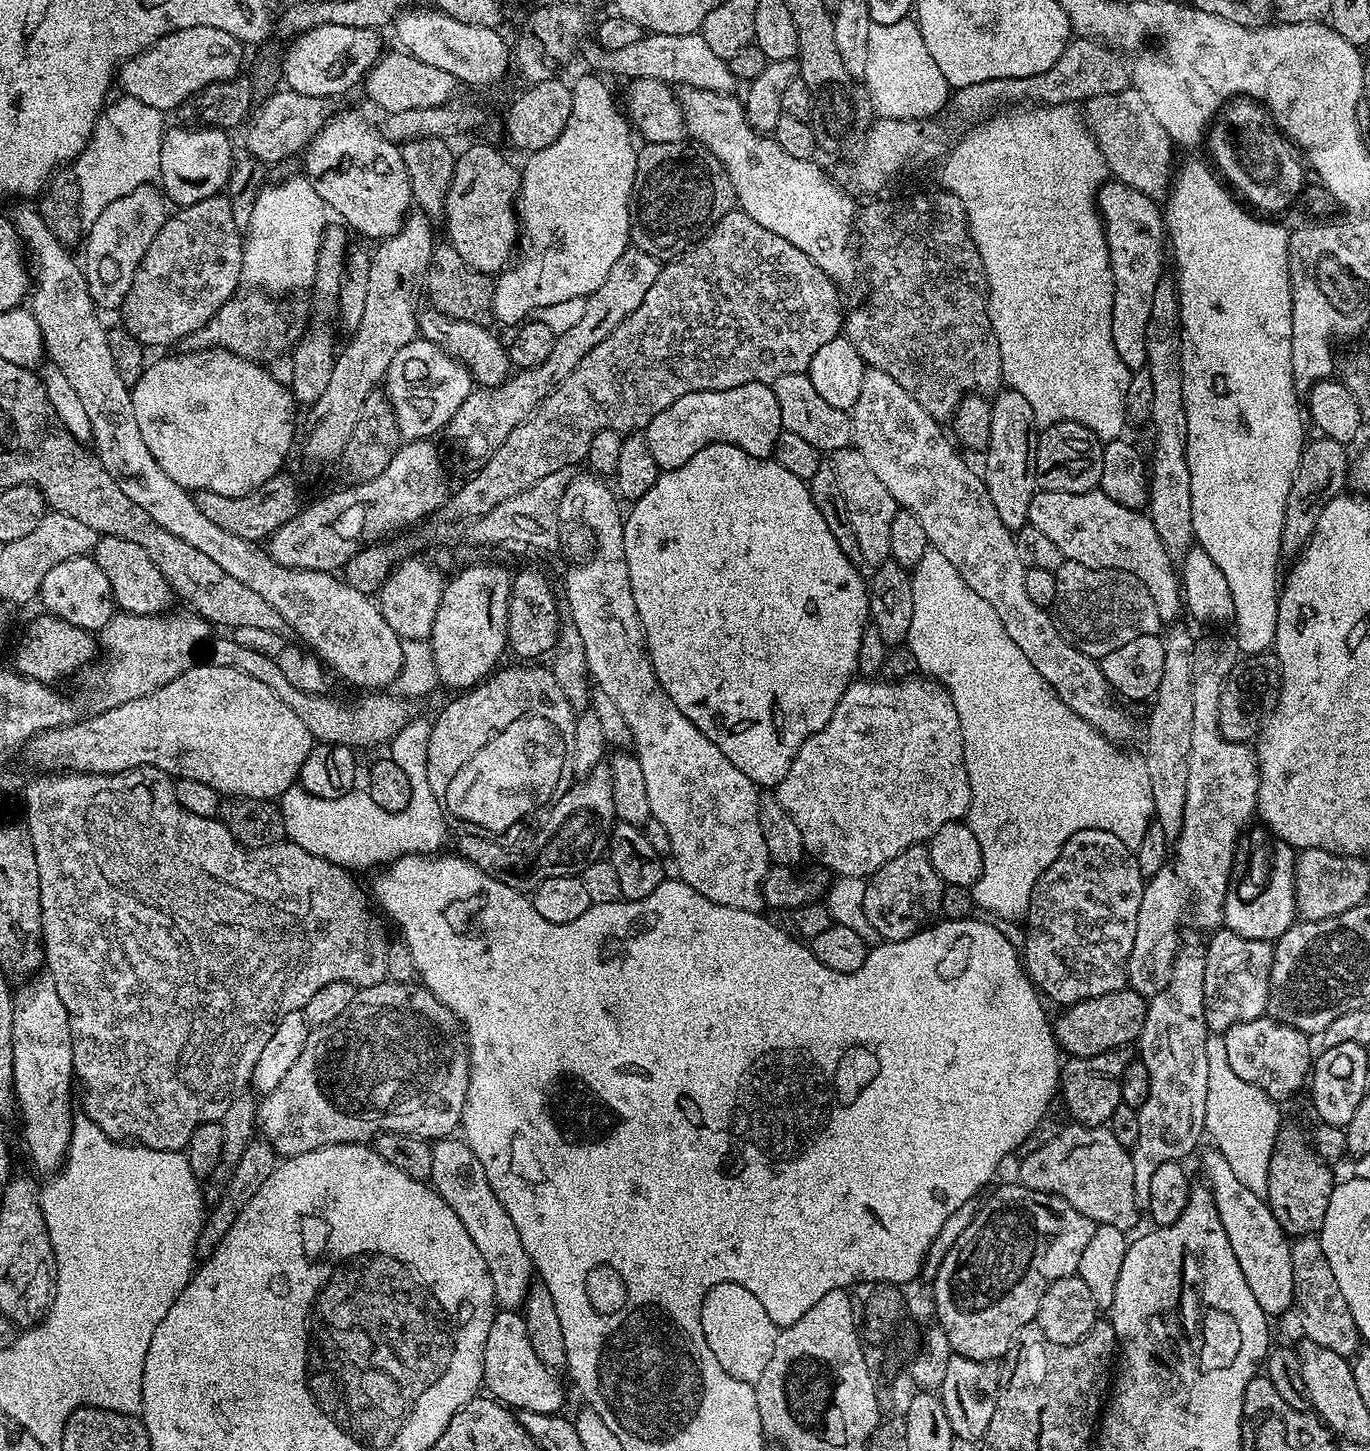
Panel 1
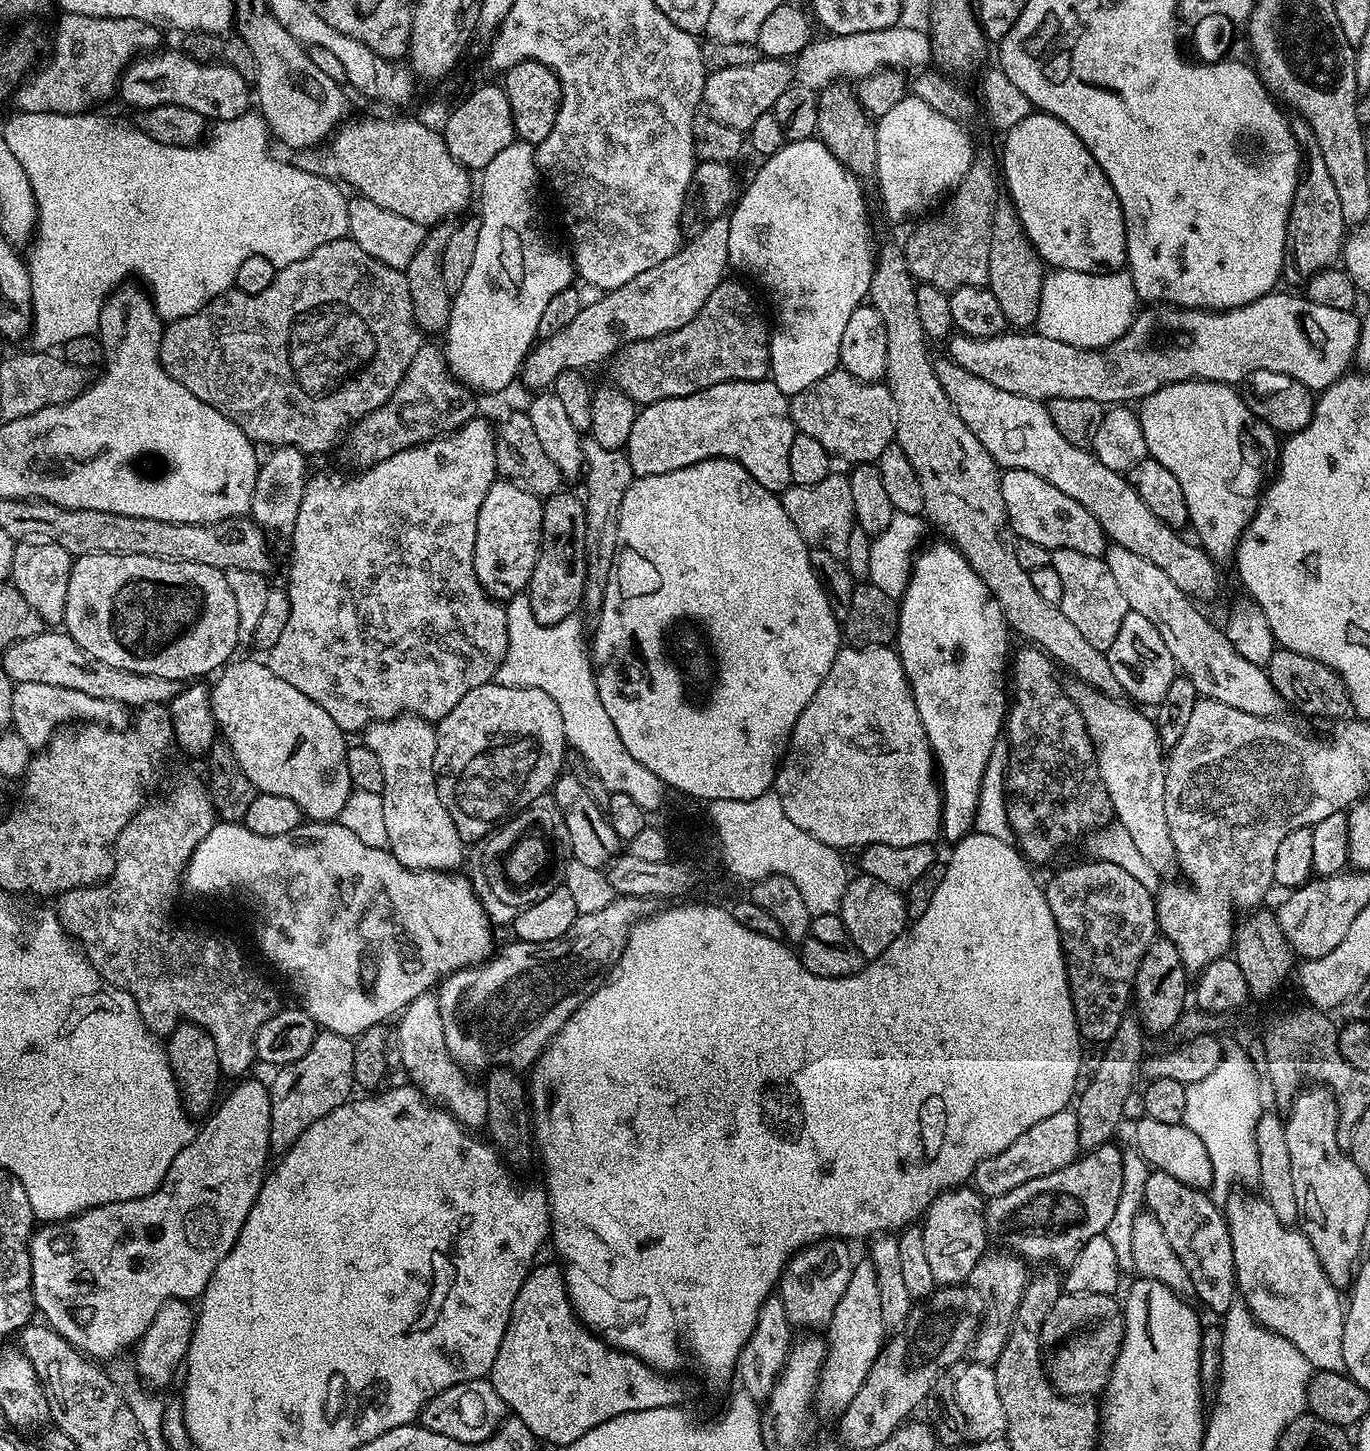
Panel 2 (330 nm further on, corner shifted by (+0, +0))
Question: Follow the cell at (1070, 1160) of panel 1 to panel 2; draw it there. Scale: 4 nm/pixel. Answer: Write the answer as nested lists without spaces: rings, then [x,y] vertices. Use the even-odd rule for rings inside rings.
[[[1065,1110],[1058,1114],[1050,1114],[1050,1118],[1036,1123],[1035,1126],[1030,1126],[1026,1134],[1010,1142],[1010,1146],[1006,1146],[1002,1154],[994,1154],[978,1162],[978,1166],[972,1172],[971,1183],[976,1191],[985,1198],[1006,1194],[1014,1190],[1014,1186],[1022,1186],[1022,1182],[1042,1178],[1054,1170],[1072,1164],[1081,1152],[1075,1111]]]

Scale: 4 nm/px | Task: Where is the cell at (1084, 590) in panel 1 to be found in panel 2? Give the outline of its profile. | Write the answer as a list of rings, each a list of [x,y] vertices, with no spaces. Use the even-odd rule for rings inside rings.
[[[1065,548],[1051,549],[1054,570],[1058,570],[1058,578],[1062,578],[1062,602],[1058,607],[1074,627],[1082,633],[1082,638],[1090,642],[1090,646],[1107,650],[1118,638],[1118,630],[1122,626],[1122,618],[1130,611],[1118,582],[1114,582],[1114,574],[1110,574],[1108,565],[1099,556],[1078,554],[1078,550]]]

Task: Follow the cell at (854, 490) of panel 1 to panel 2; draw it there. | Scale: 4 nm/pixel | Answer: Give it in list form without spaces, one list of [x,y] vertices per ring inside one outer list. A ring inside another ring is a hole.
[[[830,474],[822,478],[822,482],[813,484],[792,484],[779,493],[779,497],[786,514],[790,514],[790,522],[798,526],[798,534],[802,534],[805,542],[812,548],[821,548],[843,558],[846,546],[850,546],[850,530],[856,523],[856,515],[848,477],[836,475]]]

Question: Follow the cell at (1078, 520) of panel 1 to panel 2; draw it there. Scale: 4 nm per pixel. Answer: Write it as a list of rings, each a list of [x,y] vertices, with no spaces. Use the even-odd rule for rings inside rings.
[[[1007,469],[1000,477],[1002,486],[1002,502],[1006,502],[1006,514],[1013,532],[1021,540],[1038,542],[1038,546],[1048,549],[1065,548],[1078,550],[1078,554],[1103,557],[1106,551],[1106,537],[1098,518],[1086,510],[1074,498],[1062,494],[1046,482],[1046,478],[1038,478],[1038,474],[1030,474],[1030,470]]]

